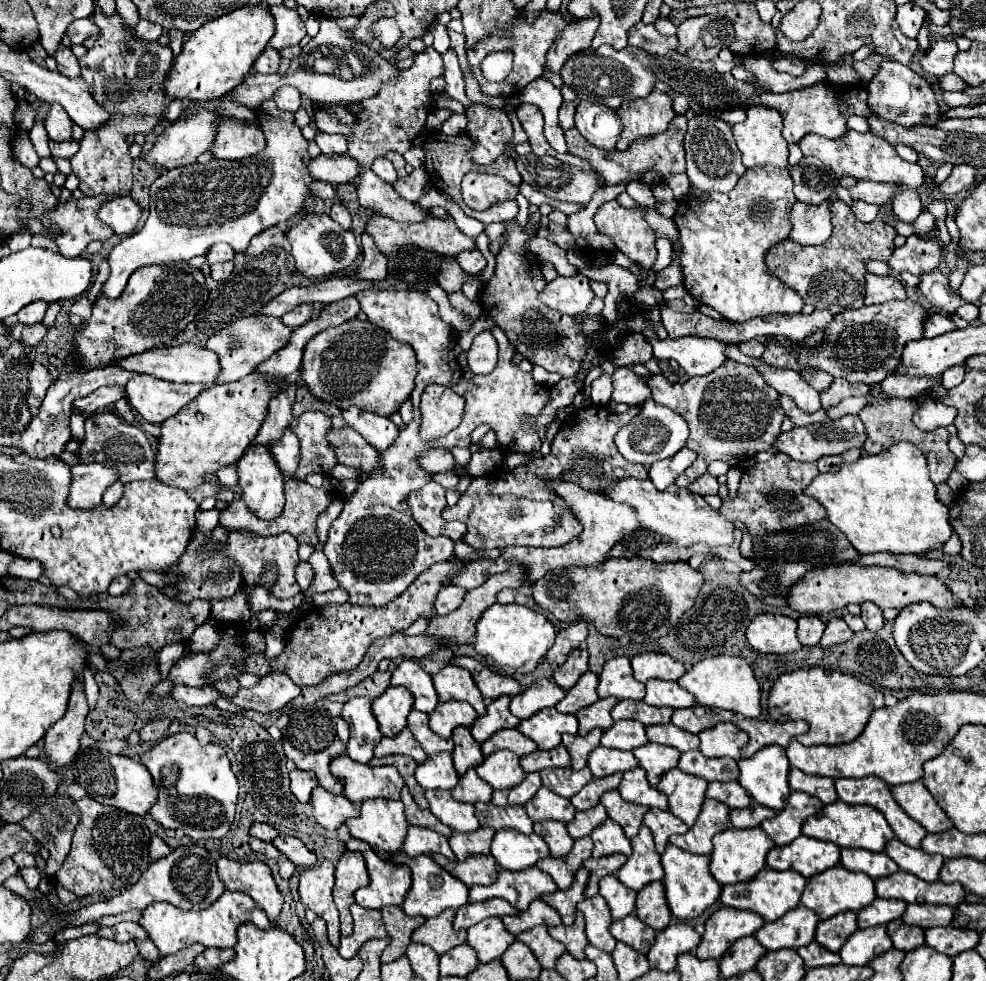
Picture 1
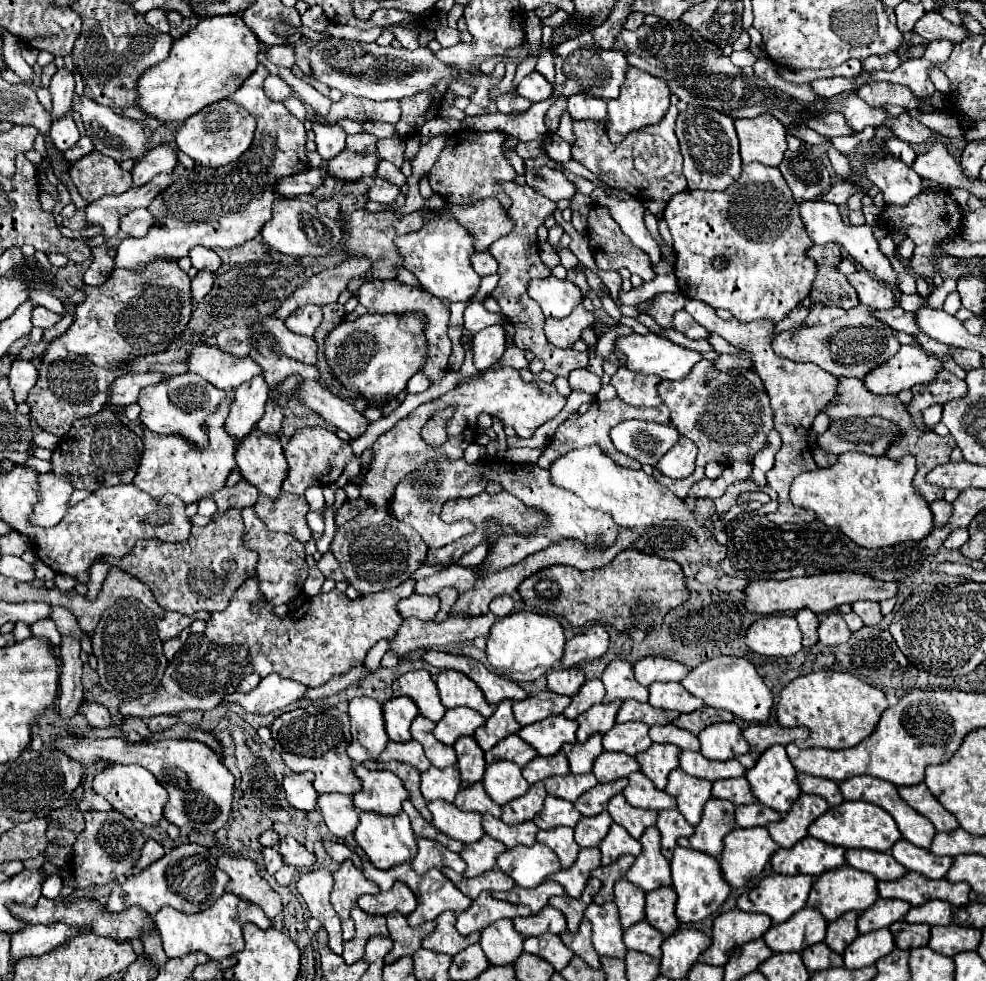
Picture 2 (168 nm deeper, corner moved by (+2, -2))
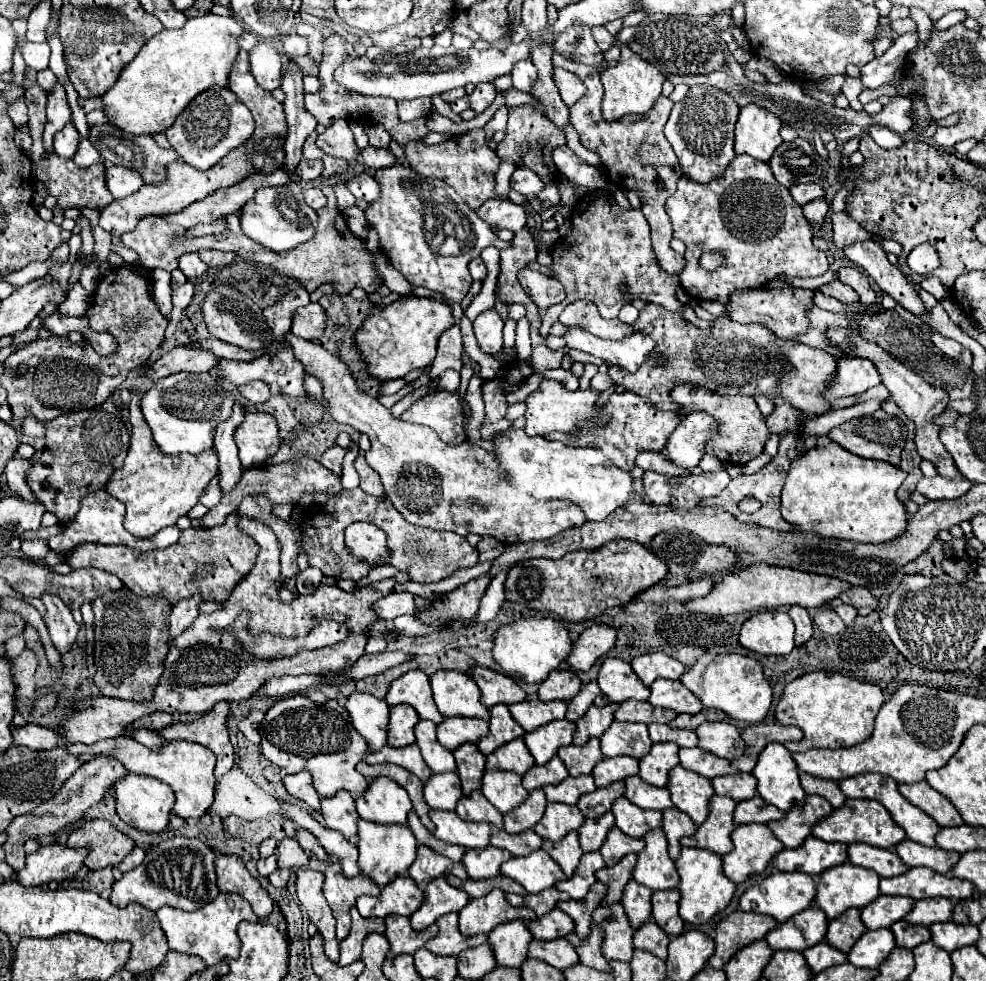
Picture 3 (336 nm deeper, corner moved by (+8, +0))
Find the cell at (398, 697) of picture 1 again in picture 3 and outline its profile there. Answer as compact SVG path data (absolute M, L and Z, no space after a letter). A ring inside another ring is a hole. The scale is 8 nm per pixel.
M390 706L390 722L388 722L388 746L408 746L414 742L414 726L418 722L416 710L412 706Z

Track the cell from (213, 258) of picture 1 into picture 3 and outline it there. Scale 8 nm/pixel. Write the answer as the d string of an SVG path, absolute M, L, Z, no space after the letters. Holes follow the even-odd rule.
M184 254L184 256L180 258L180 270L182 270L188 278L200 278L200 276L208 270L208 266L200 260L198 254Z

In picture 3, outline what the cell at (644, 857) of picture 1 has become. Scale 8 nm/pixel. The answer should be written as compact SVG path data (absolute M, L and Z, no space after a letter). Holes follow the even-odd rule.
M654 828L644 834L644 842L646 846L638 854L632 878L650 890L676 888L676 882L680 882L680 878L676 874L674 862L668 856L668 842L662 828Z

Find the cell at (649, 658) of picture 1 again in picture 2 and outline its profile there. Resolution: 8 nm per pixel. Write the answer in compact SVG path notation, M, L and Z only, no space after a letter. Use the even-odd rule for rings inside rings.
M646 656L634 664L634 674L642 686L650 686L652 682L680 682L688 670L670 658Z

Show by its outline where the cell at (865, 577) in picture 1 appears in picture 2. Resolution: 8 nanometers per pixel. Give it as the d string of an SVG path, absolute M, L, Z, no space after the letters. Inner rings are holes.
M832 572L832 574L818 574L818 576L802 576L802 578L788 578L788 580L756 580L750 582L744 590L744 606L748 612L754 614L774 614L774 612L798 612L802 608L812 610L814 614L826 614L842 604L852 604L856 600L872 600L880 602L886 598L894 598L898 592L896 582L880 582L866 574L856 572Z

